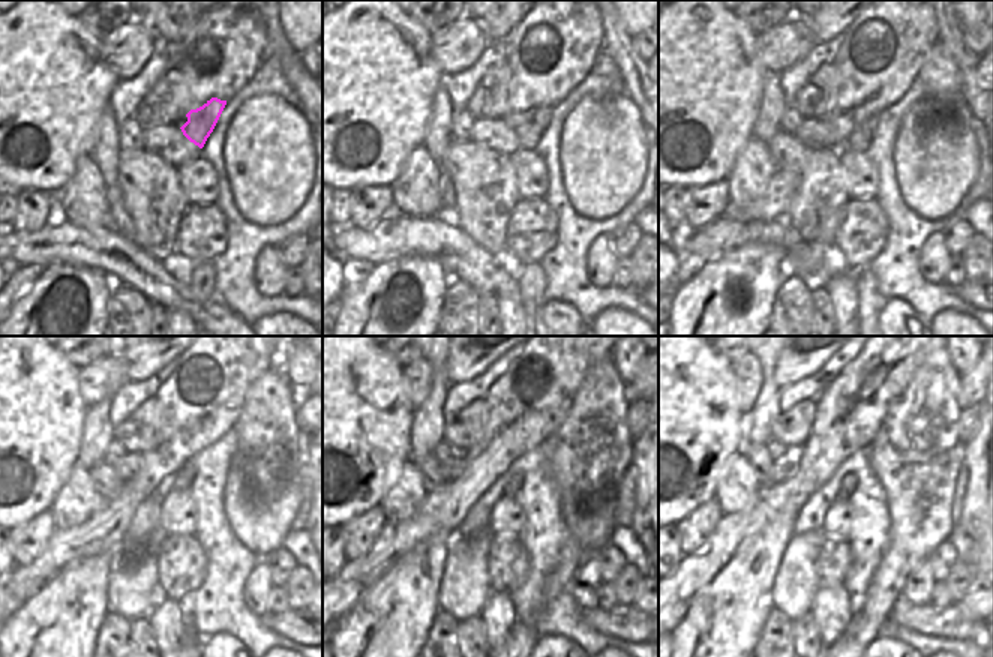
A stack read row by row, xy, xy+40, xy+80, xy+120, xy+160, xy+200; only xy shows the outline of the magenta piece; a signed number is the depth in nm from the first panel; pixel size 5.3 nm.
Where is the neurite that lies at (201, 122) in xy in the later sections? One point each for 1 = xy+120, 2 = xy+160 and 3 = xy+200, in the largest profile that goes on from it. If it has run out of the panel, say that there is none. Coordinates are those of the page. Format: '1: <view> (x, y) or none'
1: xy+120 (185, 476)
2: xy+160 (515, 482)
3: xy+200 (848, 485)

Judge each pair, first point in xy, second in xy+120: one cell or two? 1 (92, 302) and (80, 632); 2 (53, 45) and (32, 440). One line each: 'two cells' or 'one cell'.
1: one cell
2: one cell

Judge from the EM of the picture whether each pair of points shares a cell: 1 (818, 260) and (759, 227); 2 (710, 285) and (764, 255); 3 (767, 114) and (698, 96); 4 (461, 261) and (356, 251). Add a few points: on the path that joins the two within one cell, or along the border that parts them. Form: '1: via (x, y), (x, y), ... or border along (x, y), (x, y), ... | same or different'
1: border along (803, 240), (786, 251) | different
2: via (723, 282), (728, 278), (744, 275), (750, 269) | same
3: border along (765, 78), (761, 87), (759, 113), (752, 135) | different
4: via (435, 243), (381, 243) | same

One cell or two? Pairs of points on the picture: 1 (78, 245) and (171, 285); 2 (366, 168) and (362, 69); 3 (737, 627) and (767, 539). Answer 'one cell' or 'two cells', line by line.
1: one cell
2: one cell
3: one cell

